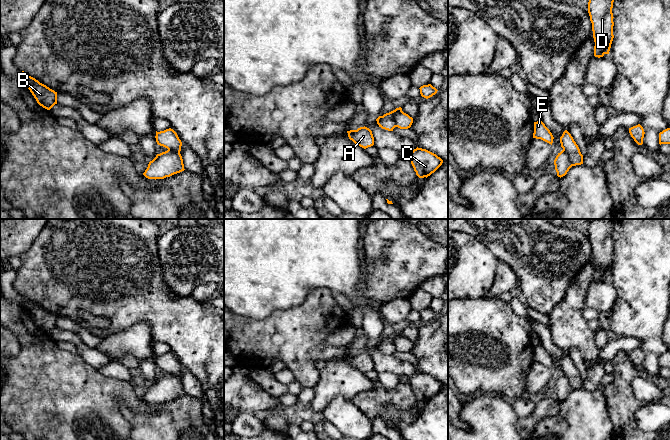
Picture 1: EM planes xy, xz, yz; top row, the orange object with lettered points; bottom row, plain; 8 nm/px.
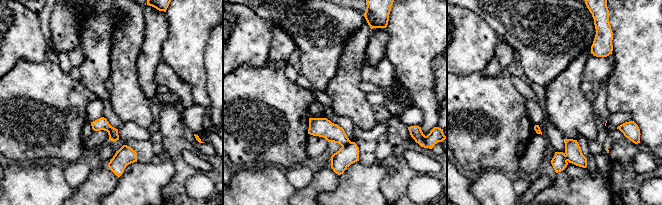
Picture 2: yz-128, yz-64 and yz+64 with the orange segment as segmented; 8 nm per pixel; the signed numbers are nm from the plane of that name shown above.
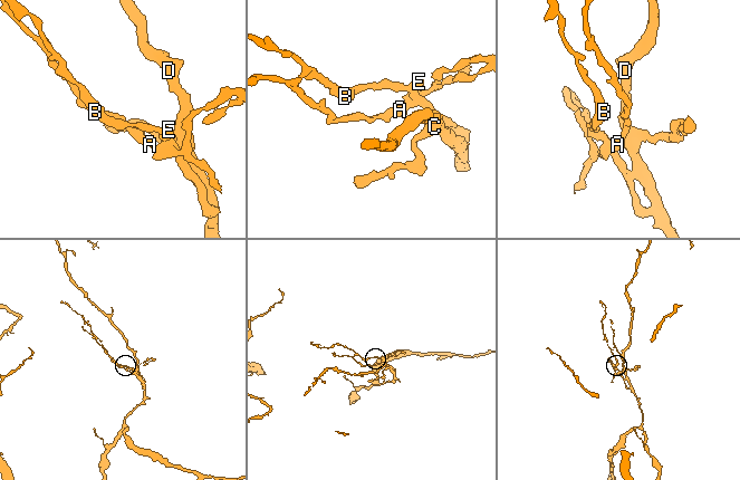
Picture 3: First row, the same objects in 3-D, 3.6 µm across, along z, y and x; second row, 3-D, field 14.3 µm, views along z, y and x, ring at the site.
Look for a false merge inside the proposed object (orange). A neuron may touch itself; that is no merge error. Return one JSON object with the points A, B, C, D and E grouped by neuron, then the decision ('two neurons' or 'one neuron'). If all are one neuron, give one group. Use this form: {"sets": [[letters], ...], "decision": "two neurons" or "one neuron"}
{"sets": [["A"], ["B", "C", "D", "E"]], "decision": "two neurons"}

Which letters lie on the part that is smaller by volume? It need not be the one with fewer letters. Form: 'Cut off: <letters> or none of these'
Cut off: A

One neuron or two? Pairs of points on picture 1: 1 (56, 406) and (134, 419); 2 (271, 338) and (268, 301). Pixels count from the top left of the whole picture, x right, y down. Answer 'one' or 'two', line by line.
1: two
2: two

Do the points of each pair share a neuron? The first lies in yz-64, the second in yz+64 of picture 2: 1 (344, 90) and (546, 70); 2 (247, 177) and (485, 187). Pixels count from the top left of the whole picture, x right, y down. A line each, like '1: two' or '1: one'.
1: two
2: one

